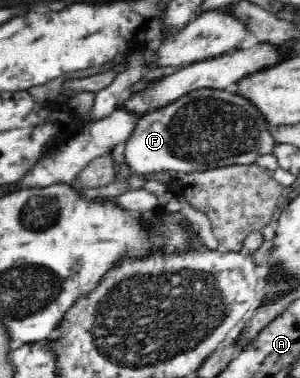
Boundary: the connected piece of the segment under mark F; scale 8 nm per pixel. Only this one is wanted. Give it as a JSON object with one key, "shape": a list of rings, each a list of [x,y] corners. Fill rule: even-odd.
{"shape":[[[198,89],[184,95],[168,106],[147,112],[138,119],[133,135],[123,145],[124,161],[136,173],[157,173],[177,171],[189,173],[197,169],[215,169],[229,165],[251,165],[257,157],[272,153],[276,141],[268,121],[241,95],[231,95],[227,91]]]}

